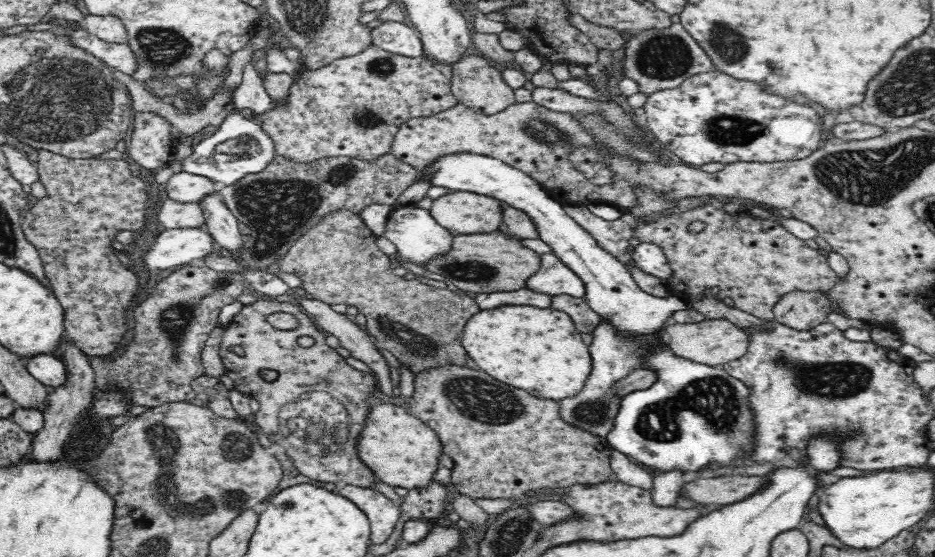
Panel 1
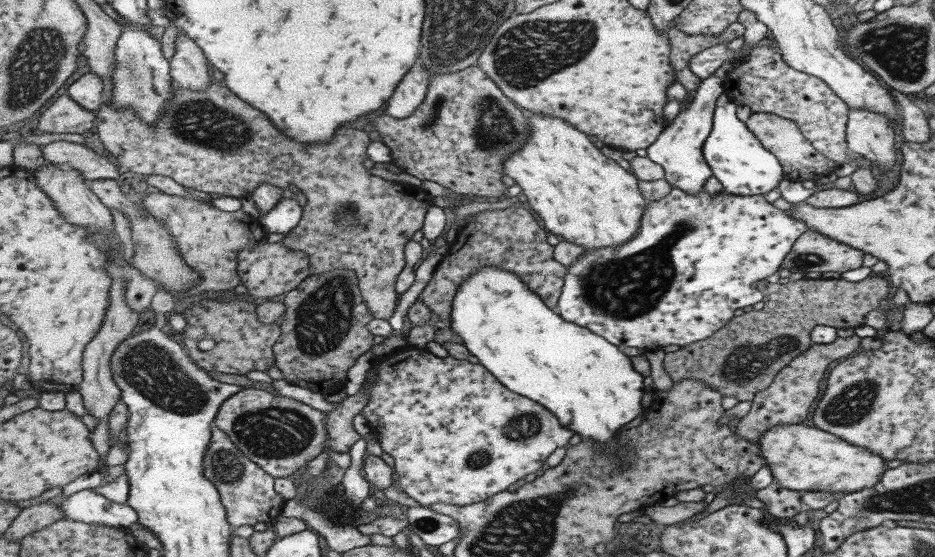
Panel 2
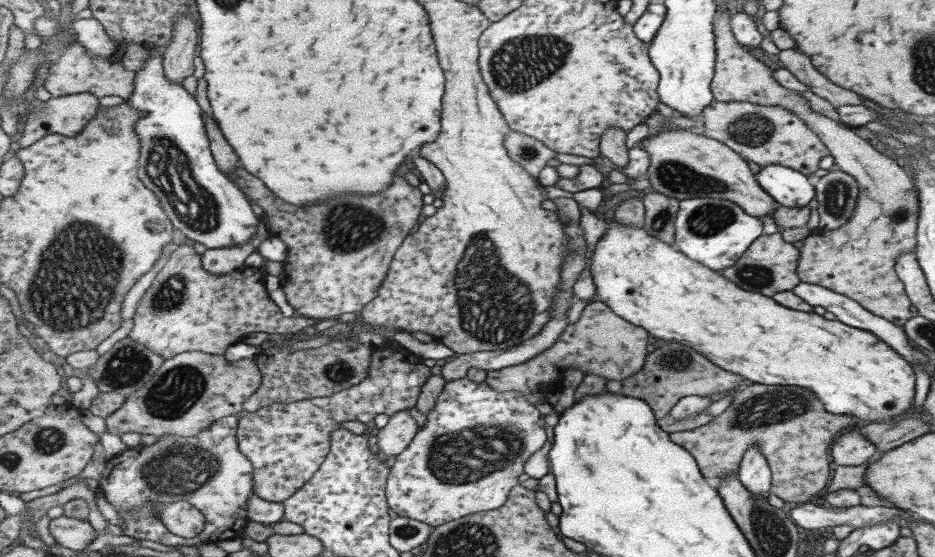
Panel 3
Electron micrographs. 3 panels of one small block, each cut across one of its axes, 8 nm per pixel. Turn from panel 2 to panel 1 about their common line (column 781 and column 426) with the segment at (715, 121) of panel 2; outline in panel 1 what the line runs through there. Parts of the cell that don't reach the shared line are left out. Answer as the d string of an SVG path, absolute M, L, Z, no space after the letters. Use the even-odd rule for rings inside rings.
M454 154L444 156L432 166L428 166L422 172L420 180L432 182L432 186L446 186L454 192L474 192L480 196L490 196L494 200L504 202L506 206L524 212L532 220L538 238L546 242L552 248L552 254L556 254L556 258L562 260L562 264L566 264L584 282L586 288L584 300L588 302L588 306L596 314L600 314L604 324L614 328L616 336L622 340L656 338L664 332L668 324L672 324L674 312L690 308L690 304L676 298L674 294L668 298L658 298L644 292L634 282L630 270L622 262L618 262L610 252L606 252L596 242L596 238L564 210L560 202L552 200L550 194L522 170L516 170L490 156Z

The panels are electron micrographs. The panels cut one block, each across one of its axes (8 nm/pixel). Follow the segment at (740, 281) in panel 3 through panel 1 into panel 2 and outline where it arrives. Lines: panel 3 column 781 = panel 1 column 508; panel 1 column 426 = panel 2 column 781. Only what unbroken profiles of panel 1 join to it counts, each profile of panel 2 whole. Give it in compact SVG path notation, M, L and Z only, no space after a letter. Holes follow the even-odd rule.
M803 232L795 242L791 252L781 262L779 270L789 272L801 272L803 276L807 272L853 272L855 268L861 268L865 252L851 248L847 244L835 242L819 232Z

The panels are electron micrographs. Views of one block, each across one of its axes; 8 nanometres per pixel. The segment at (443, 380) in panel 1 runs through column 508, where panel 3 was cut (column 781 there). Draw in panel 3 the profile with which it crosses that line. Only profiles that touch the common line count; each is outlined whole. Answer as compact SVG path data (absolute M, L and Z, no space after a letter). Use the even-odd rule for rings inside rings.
M751 384L739 392L735 392L729 408L721 412L719 416L713 416L711 422L695 428L695 430L685 430L685 432L673 432L669 438L685 448L691 458L695 458L695 464L703 478L713 478L717 476L719 480L735 476L739 472L739 462L743 454L749 450L749 446L759 446L763 460L767 462L771 470L771 494L781 498L787 506L795 504L807 504L811 496L815 496L821 488L825 488L827 478L829 478L829 462L827 462L827 446L831 446L833 438L853 426L855 418L851 416L837 416L837 414L827 414L823 412L821 402L805 388L795 388L795 386L763 386L763 384Z

